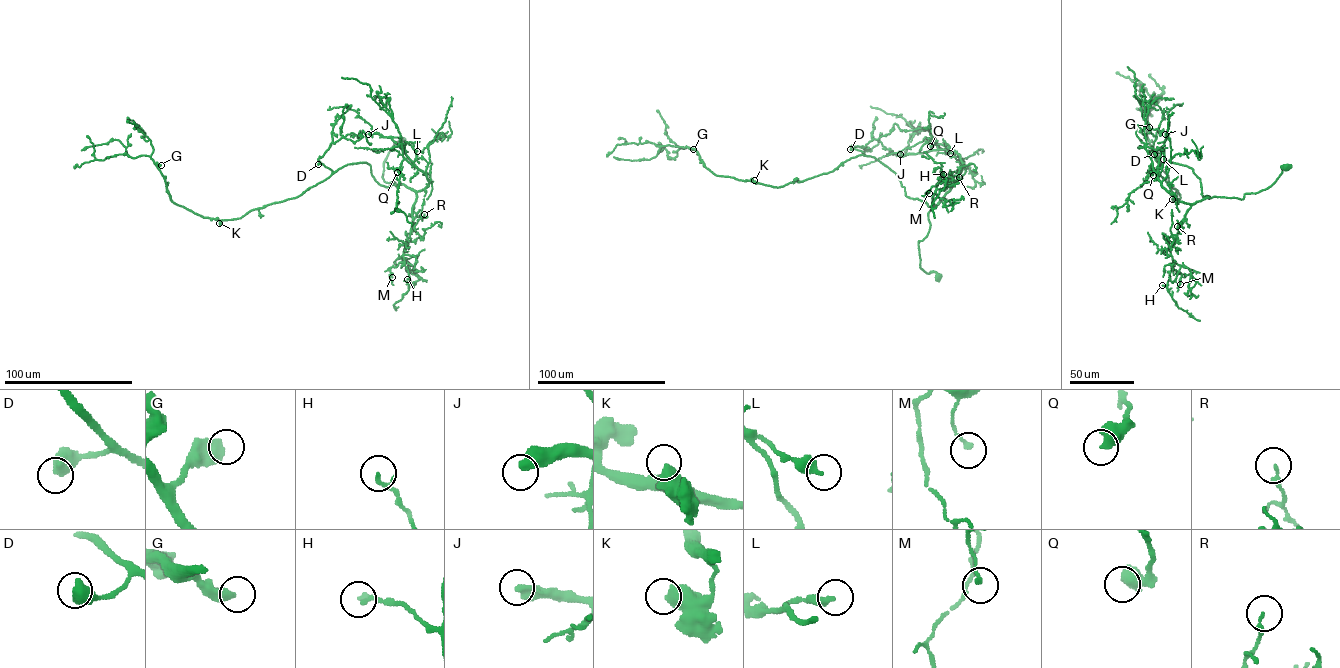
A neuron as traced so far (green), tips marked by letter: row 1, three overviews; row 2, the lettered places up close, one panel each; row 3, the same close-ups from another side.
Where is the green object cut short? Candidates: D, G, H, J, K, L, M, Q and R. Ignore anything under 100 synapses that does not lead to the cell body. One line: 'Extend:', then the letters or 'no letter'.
Extend: J

